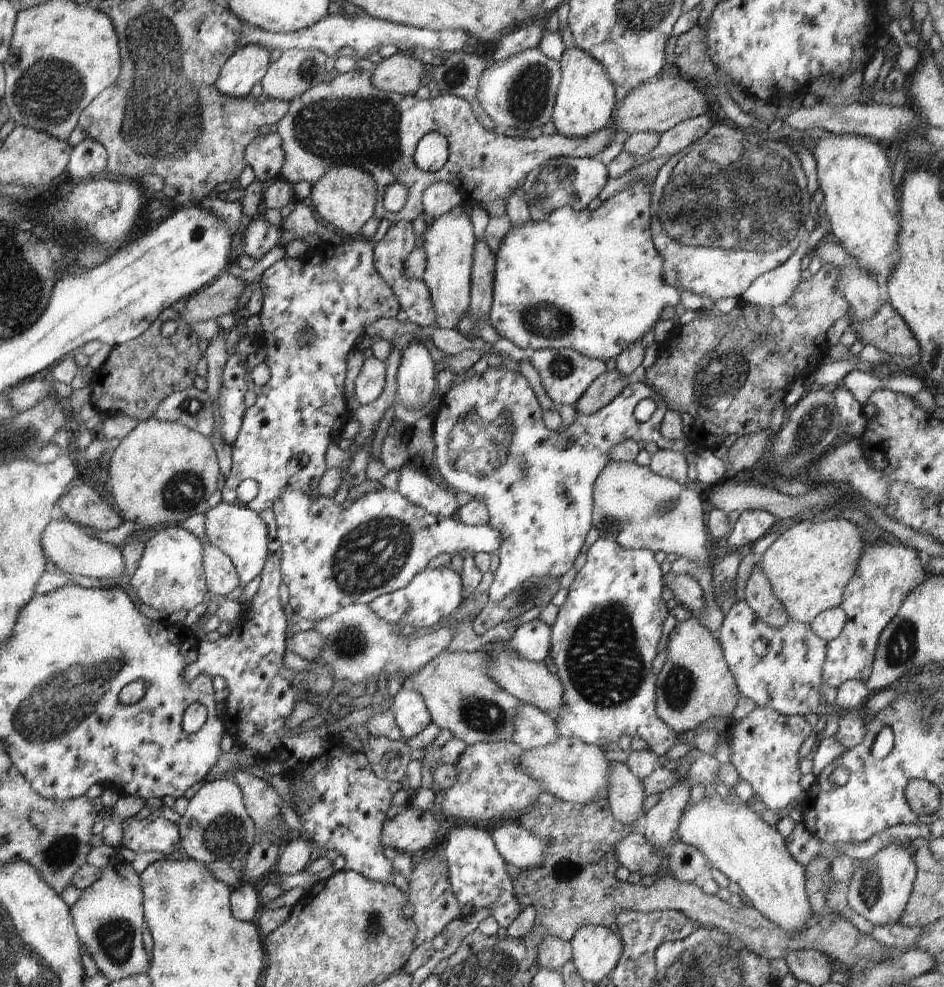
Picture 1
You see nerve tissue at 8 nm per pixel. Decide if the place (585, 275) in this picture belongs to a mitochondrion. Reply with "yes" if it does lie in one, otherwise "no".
no

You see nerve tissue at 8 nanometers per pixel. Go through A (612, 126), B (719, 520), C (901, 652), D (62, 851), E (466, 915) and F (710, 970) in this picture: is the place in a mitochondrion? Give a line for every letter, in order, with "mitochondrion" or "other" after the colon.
A: other
B: other
C: mitochondrion
D: mitochondrion
E: other
F: mitochondrion

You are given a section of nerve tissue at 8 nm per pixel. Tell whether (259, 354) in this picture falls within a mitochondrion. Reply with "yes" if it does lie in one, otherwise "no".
no

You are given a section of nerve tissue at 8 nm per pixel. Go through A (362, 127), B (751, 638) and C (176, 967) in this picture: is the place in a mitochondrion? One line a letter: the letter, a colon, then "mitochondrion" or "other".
A: mitochondrion
B: other
C: other

